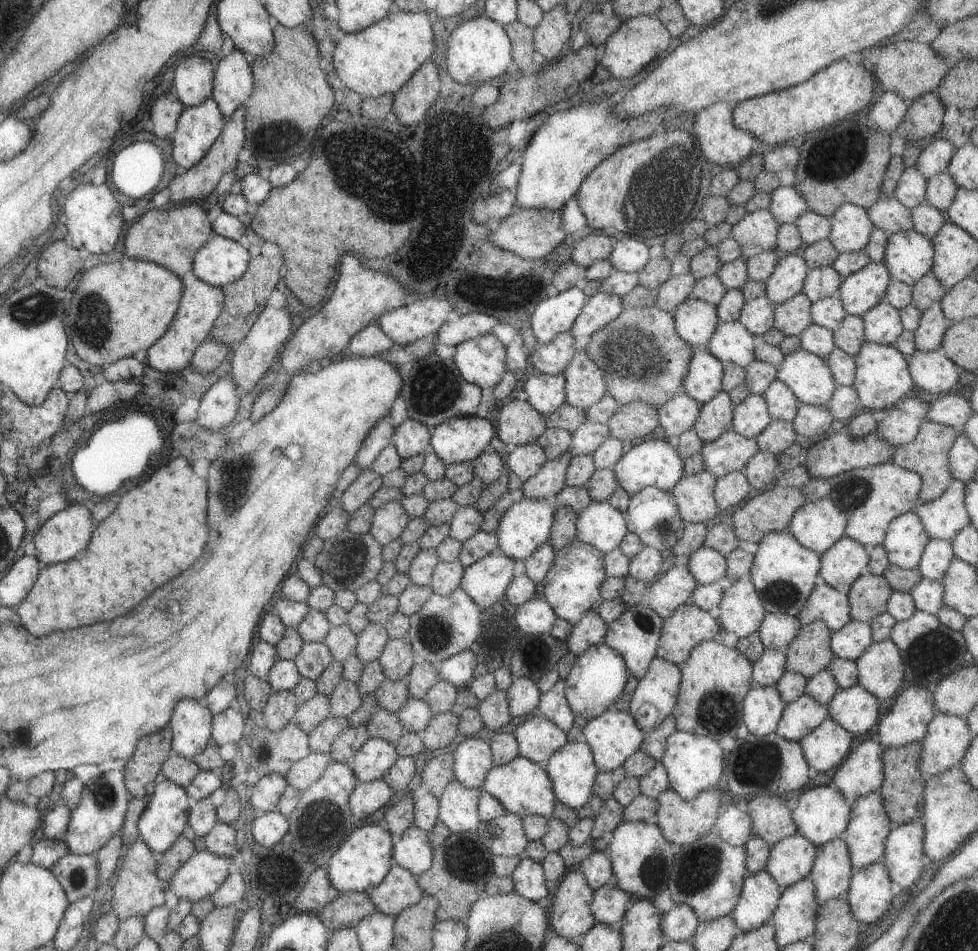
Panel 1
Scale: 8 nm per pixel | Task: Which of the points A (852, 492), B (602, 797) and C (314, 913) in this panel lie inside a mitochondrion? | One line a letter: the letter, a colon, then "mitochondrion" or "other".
A: mitochondrion
B: other
C: other

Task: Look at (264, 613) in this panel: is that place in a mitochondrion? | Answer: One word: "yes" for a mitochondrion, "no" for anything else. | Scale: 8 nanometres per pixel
no

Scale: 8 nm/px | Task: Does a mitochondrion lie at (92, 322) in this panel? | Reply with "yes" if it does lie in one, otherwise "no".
yes

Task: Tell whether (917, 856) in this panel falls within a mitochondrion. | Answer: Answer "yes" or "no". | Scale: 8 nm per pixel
no

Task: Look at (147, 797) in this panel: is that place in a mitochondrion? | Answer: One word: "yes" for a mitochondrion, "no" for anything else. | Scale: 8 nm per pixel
no

